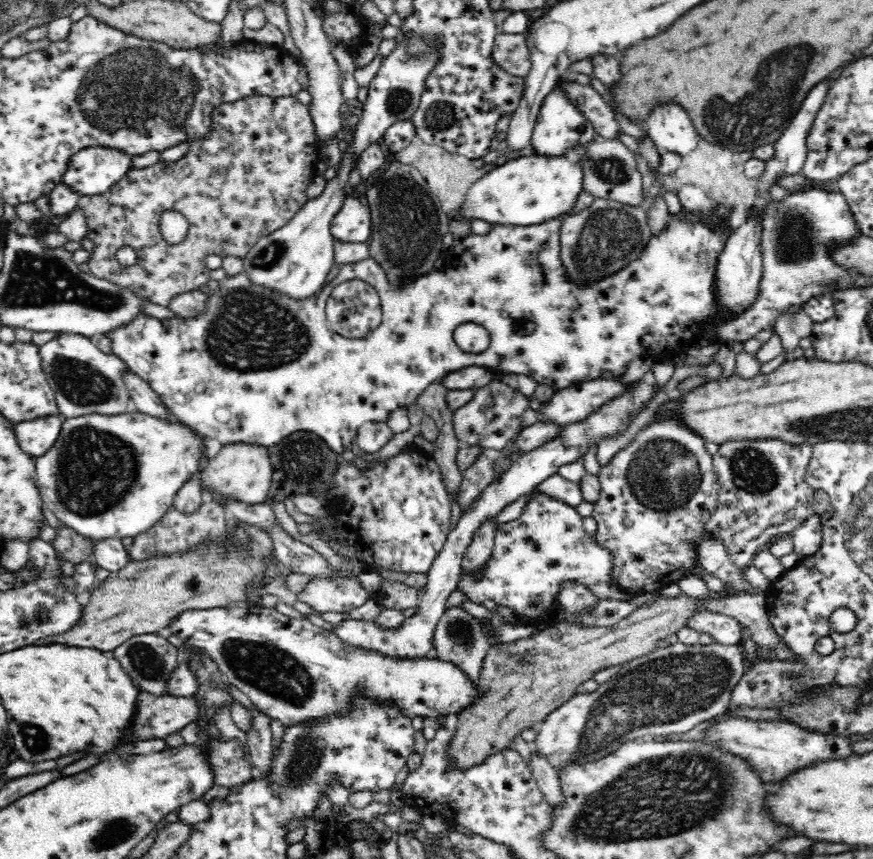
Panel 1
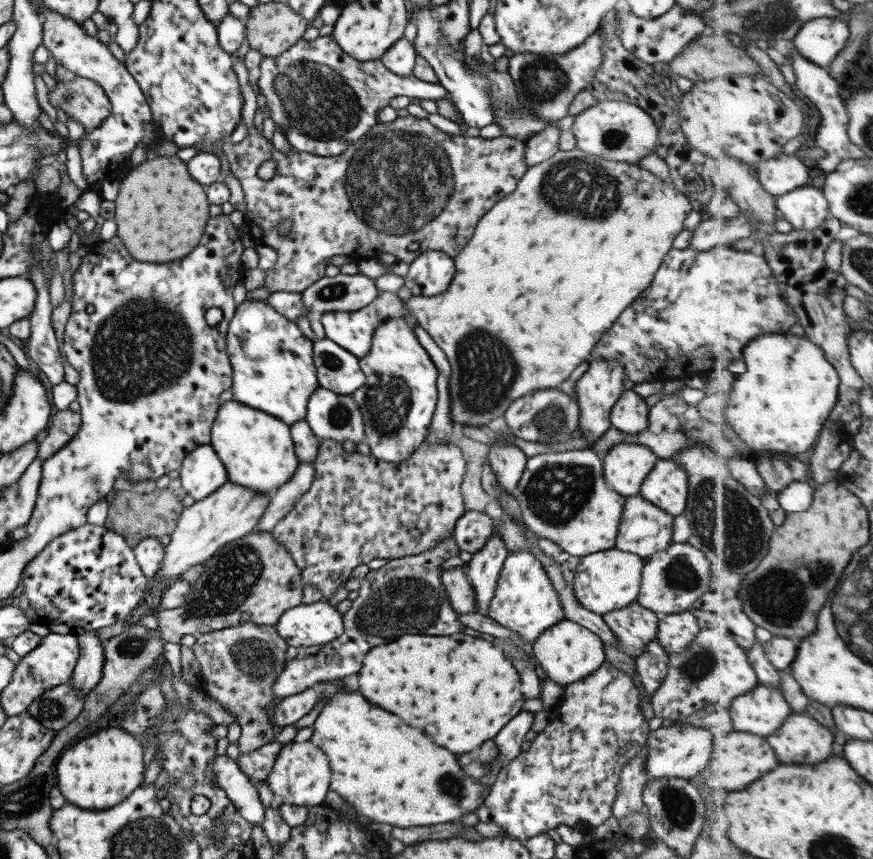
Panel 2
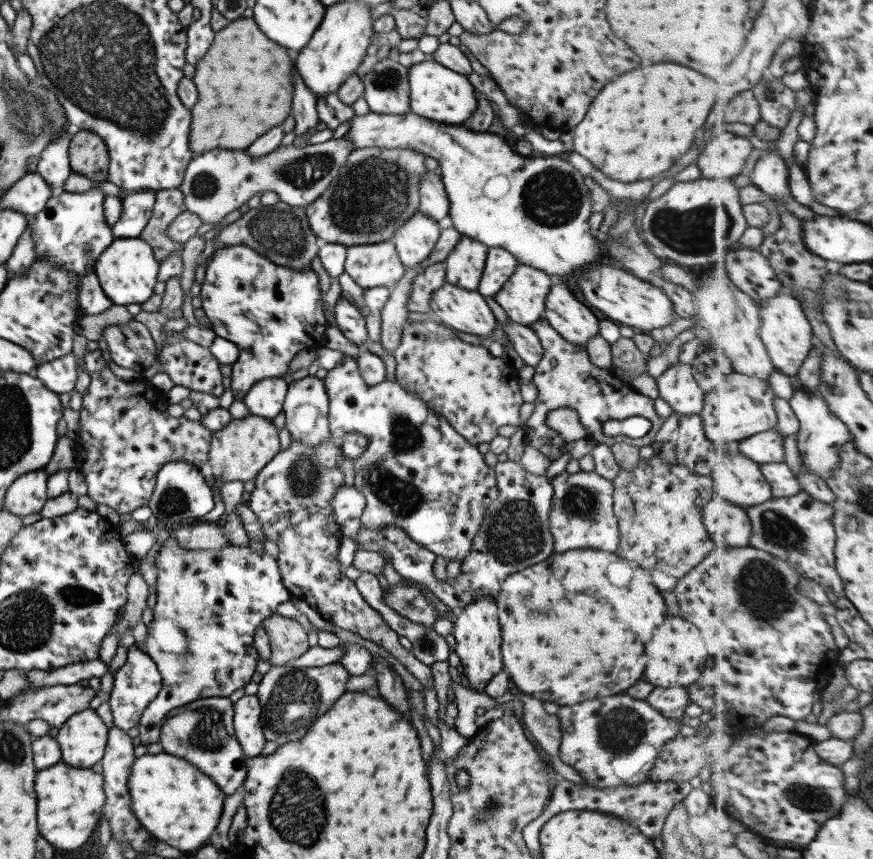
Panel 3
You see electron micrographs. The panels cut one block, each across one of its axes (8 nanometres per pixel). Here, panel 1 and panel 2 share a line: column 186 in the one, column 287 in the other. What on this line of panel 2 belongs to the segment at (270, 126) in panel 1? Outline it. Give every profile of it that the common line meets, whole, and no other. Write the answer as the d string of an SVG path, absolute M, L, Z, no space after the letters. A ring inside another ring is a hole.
M412 115L405 117L395 117L393 122L385 122L375 124L373 128L369 128L362 137L354 143L348 144L342 153L337 156L315 156L308 152L295 151L293 148L288 152L280 152L276 150L271 143L266 140L257 128L249 128L245 137L236 144L222 143L220 149L222 154L227 159L229 164L229 172L239 181L239 186L243 191L244 204L246 213L244 222L248 227L248 234L251 238L260 245L269 246L276 252L275 264L265 271L264 283L262 286L269 288L270 292L303 292L313 282L320 279L324 274L323 270L327 266L327 260L331 256L349 256L355 259L373 258L377 260L382 252L393 254L398 262L409 264L414 258L417 258L425 251L441 251L452 259L457 256L457 253L463 248L464 244L470 239L473 234L475 225L478 220L504 196L507 196L517 184L517 181L523 176L526 171L524 165L523 151L524 143L515 140L514 138L500 135L496 138L485 139L481 137L468 137L463 133L459 135L448 135L441 132L427 122L427 119L416 118ZM273 160L275 162L275 172L268 180L262 180L257 176L257 168L263 164L269 164ZM287 219L290 222L290 227L286 235L281 236L277 232L277 225L280 220ZM411 242L417 242L418 248L413 251L407 250L407 246Z

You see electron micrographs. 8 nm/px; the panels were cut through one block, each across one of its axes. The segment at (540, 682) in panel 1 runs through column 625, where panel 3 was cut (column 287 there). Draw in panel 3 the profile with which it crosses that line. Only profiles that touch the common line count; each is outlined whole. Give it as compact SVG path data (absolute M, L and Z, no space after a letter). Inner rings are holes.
M275 612L263 619L261 625L267 633L271 665L283 666L308 649L307 632L295 620Z

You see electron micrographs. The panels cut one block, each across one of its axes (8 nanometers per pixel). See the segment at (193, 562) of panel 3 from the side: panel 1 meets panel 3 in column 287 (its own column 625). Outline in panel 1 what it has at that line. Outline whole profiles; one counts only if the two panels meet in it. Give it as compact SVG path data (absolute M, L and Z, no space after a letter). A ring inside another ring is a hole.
M532 491L518 518L498 523L494 527L493 543L493 551L486 562L483 579L476 583L472 579L472 574L462 575L459 578L458 589L468 595L470 602L482 604L485 598L491 598L498 606L512 608L524 621L534 624L533 620L536 620L540 624L542 610L554 615L554 610L557 610L557 603L559 603L556 598L557 588L562 581L568 579L588 585L600 599L616 599L626 602L632 600L629 592L620 590L609 582L611 556L582 529L582 516L576 511L576 507L544 491Z

